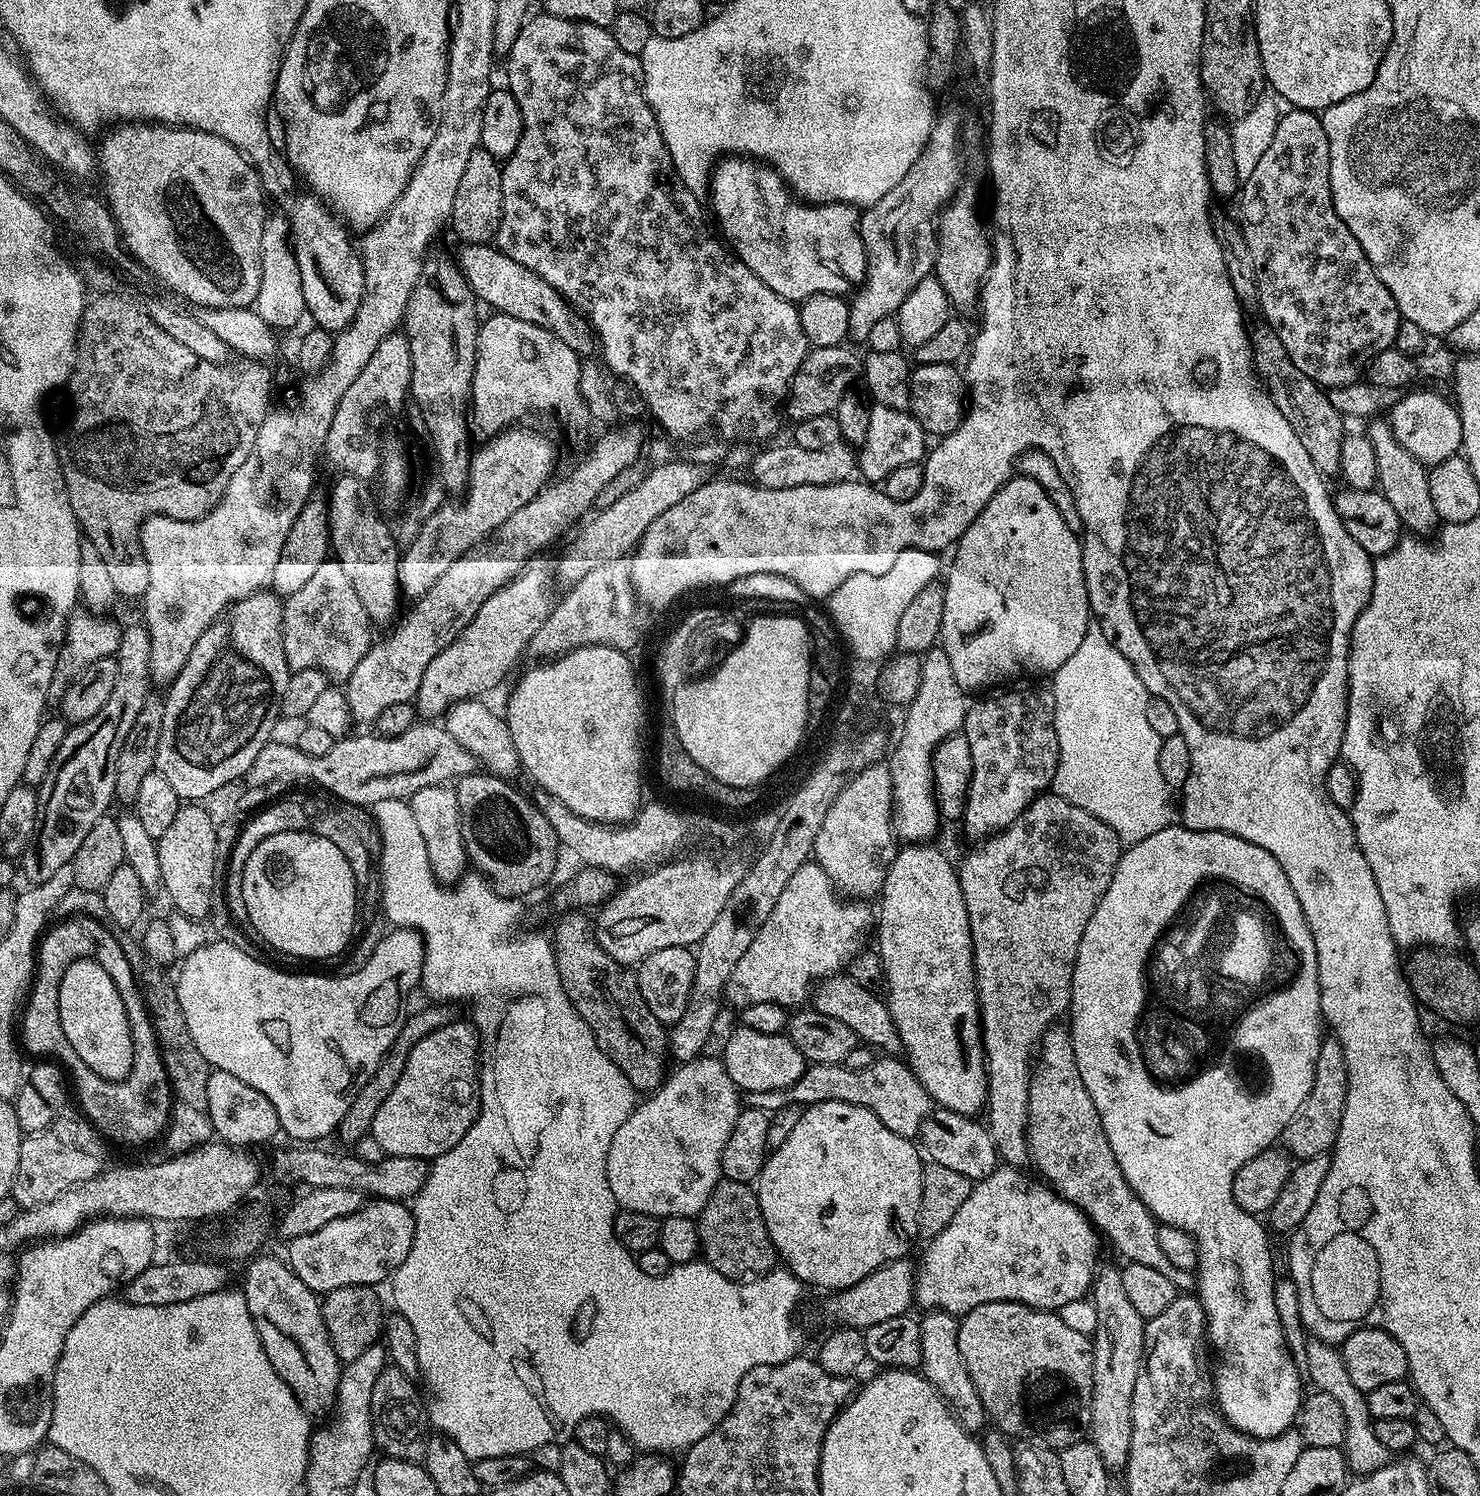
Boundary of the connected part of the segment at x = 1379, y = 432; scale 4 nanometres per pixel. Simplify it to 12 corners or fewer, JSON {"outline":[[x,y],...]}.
{"outline":[[1367,421],[1378,490],[1412,534],[1437,531],[1429,469]]}

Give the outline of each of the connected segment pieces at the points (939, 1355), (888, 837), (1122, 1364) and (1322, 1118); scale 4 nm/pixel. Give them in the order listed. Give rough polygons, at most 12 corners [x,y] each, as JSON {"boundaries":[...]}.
{"boundaries":[[[925,1311],[919,1371],[973,1434],[986,1413],[958,1354],[959,1319]],[[887,763],[856,773],[822,818],[815,863],[875,897],[898,851]],[[1101,1267],[1090,1289],[1090,1439],[1127,1469],[1145,1321]],[[1336,1037],[1320,1041],[1314,1086],[1286,1122],[1297,1161],[1331,1153],[1346,1110],[1348,1067]]]}

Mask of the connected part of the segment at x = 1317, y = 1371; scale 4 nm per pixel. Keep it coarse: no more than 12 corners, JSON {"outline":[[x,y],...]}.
{"outline":[[1309,1339],[1302,1368],[1315,1391],[1342,1406],[1349,1473],[1390,1454],[1374,1438],[1367,1395],[1346,1374],[1343,1351]]}

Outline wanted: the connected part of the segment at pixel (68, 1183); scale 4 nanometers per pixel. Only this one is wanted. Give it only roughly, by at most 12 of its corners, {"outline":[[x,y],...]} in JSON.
{"outline":[[79,1109],[21,1139],[11,1196],[24,1210],[107,1169]]}

